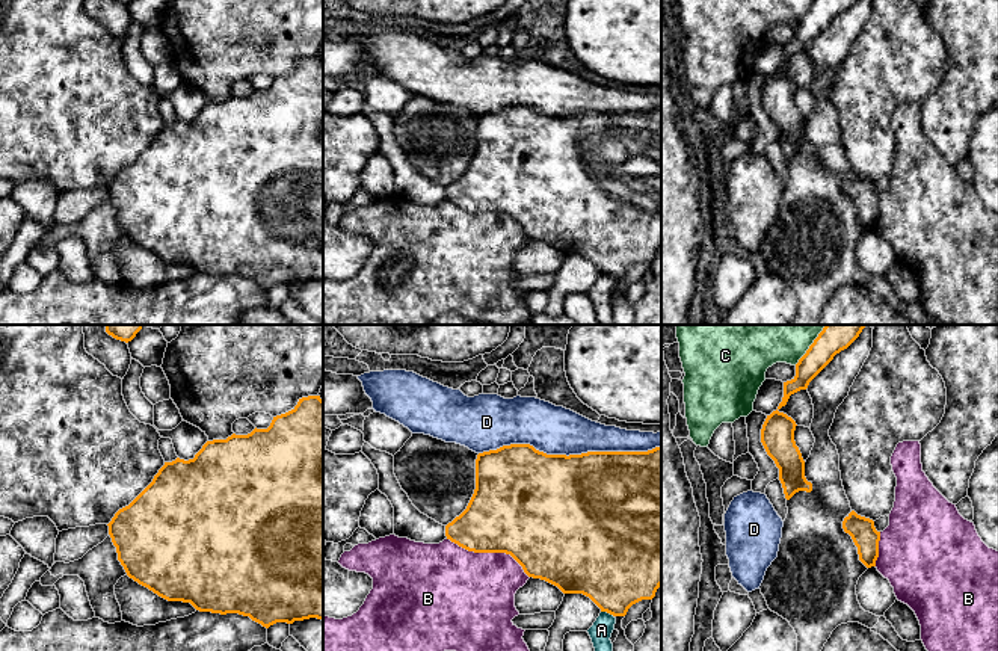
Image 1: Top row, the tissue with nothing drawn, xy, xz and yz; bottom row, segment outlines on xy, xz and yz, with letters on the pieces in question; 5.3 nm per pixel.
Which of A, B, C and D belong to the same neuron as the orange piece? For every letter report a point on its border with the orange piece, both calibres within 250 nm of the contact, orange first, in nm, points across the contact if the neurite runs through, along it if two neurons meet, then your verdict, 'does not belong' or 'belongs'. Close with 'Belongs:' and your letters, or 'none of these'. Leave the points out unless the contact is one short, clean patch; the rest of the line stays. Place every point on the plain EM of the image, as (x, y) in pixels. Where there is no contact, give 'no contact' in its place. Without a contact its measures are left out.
A: meets orange in xz at (607, 274); 440 nm thick on the orange side, 120 nm on the other; does not belong
B: meets orange in xz at (489, 213); 460 nm thick on the orange side, 460 nm on the other; does not belong
C: meets orange in yz at (807, 14); 140 nm thick on the orange side, 170 nm on the other; does not belong
D: meets orange in xz at (569, 117); 500 nm thick on the orange side, 260 nm on the other; does not belong
Belongs: none of these

